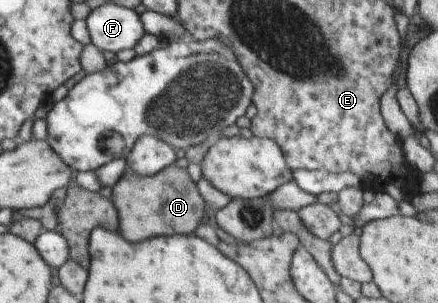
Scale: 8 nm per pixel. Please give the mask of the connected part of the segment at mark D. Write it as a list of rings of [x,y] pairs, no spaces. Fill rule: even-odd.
[[[175,165],[149,177],[127,171],[112,187],[111,201],[118,213],[117,233],[131,243],[147,241],[157,235],[194,233],[199,223],[210,220],[212,213],[199,195],[196,183],[189,178],[187,169],[178,169]]]

